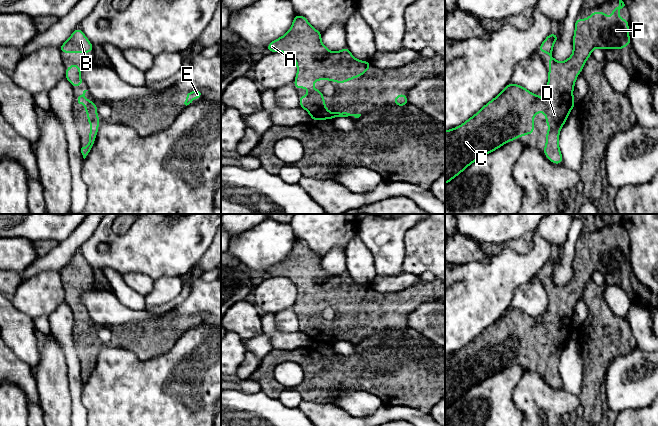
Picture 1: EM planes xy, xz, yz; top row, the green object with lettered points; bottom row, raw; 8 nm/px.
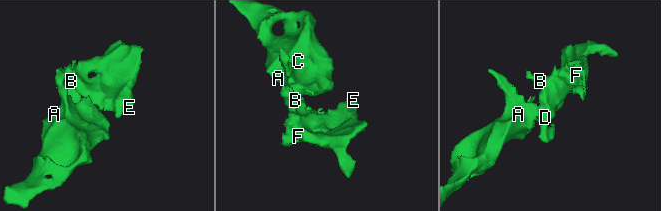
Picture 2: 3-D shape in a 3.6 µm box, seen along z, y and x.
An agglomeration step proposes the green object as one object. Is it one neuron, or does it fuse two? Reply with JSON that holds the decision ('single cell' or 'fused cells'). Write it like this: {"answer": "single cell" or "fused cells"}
{"answer": "single cell"}

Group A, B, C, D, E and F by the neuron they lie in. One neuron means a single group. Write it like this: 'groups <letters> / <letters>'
groups A B C D E F

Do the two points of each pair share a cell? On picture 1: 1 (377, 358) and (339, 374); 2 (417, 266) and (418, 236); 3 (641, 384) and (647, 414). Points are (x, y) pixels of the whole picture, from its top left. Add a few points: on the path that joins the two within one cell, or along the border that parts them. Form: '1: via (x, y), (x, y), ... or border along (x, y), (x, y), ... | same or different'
1: via (368, 367), (364, 370), (348, 373) | same
2: via (418, 259), (418, 243) | same
3: border along (647, 405), (641, 408), (623, 410) | different

